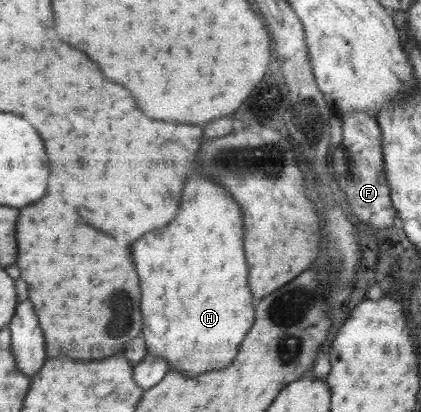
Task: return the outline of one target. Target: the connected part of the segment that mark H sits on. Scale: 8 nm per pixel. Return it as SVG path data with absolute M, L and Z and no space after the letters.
M195 170L189 178L187 178L187 184L183 188L183 196L181 196L181 204L179 204L179 214L173 222L169 222L165 228L161 228L159 232L147 232L141 240L137 240L131 250L133 250L133 260L135 260L135 266L137 266L137 274L139 274L139 280L141 280L141 312L143 312L143 324L145 328L149 330L143 330L143 338L147 342L147 352L155 356L163 356L167 358L167 363L171 368L175 370L183 370L187 374L201 374L205 370L211 370L211 368L225 368L237 354L239 350L239 344L243 342L245 334L249 332L249 328L253 326L253 320L255 320L255 314L253 314L253 296L251 296L251 290L249 290L249 284L247 284L247 264L245 264L245 252L243 252L243 212L239 208L239 204L231 198L231 194L225 190L225 188L211 182L211 179L205 178L205 174L199 174L199 170Z

